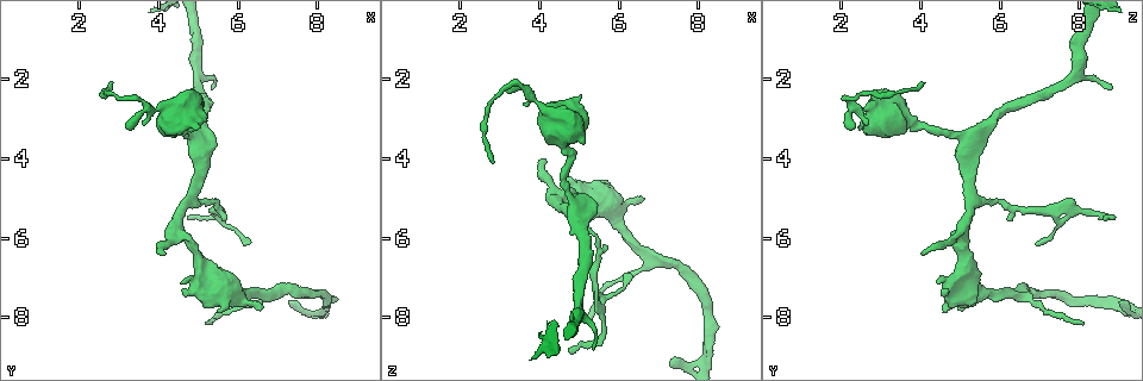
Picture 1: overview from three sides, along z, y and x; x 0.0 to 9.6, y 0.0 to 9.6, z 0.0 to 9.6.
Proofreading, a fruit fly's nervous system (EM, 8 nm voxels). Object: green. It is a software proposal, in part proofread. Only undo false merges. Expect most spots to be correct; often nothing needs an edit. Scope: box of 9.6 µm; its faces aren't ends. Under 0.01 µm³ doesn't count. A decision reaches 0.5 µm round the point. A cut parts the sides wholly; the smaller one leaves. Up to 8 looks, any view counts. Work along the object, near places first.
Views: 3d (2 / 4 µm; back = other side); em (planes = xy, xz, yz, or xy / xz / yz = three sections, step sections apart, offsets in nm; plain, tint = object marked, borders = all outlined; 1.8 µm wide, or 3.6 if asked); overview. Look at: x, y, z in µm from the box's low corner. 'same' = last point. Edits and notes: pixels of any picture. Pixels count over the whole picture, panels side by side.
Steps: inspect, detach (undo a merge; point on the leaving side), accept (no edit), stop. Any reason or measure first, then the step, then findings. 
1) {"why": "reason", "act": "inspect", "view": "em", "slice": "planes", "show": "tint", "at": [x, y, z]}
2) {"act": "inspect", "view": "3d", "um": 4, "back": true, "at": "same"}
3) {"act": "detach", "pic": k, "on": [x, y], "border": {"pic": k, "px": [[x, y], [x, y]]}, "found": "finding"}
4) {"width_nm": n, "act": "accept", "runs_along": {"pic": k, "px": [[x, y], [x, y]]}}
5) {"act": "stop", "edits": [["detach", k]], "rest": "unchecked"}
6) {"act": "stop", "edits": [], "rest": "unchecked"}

{"why": "abrupt turn", "act": "inspect", "view": "em", "slice": "planes", "show": "tint", "at": [4.65, 5.95, 5.10]}

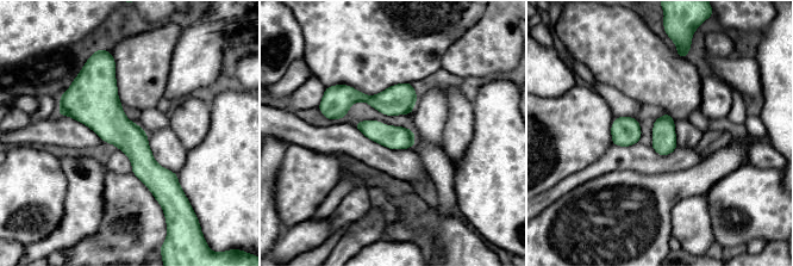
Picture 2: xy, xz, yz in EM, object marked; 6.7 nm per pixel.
{"act": "accept", "runs_along": {"pic": 2, "px": [[108, 65], [106, 117], [158, 197]]}, "found": "one neuron here"}

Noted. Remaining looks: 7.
{"why": "a fork", "act": "inspect", "view": "em", "um": 3.6, "slice": "planes", "show": "borders", "at": [5.05, 3.65, 5.20]}

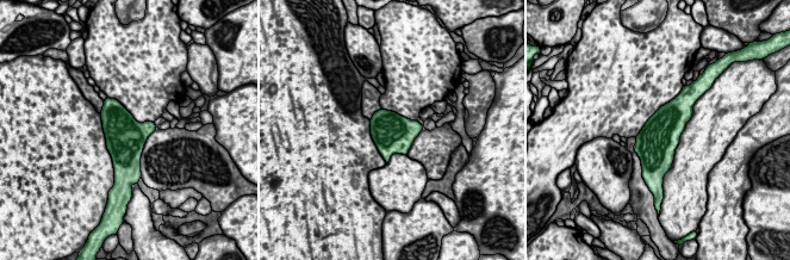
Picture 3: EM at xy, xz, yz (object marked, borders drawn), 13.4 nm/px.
{"act": "accept", "found": "one neuron here"}

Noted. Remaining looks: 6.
{"why": "abrupt turn", "act": "inspect", "view": "3d", "um": 2, "at": [3.70, 2.65, 2.25]}

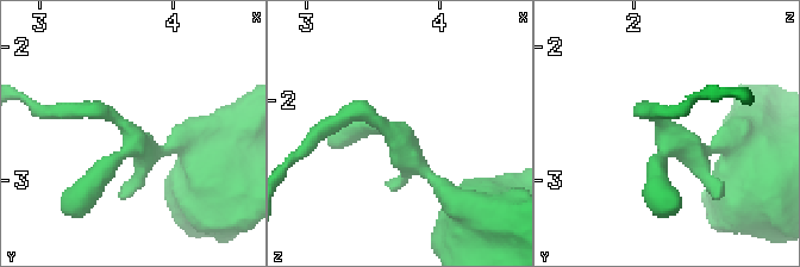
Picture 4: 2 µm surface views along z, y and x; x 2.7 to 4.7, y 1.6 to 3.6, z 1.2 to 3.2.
{"act": "inspect", "view": "em", "slice": "xz", "step": 4, "show": "tint", "at": [3.74, 2.72, 2.34]}

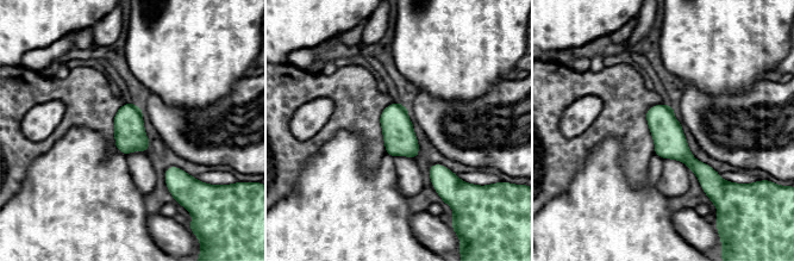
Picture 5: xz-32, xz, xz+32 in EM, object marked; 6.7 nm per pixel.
{"act": "inspect", "view": "em", "slice": "planes", "show": "tint", "at": "same"}

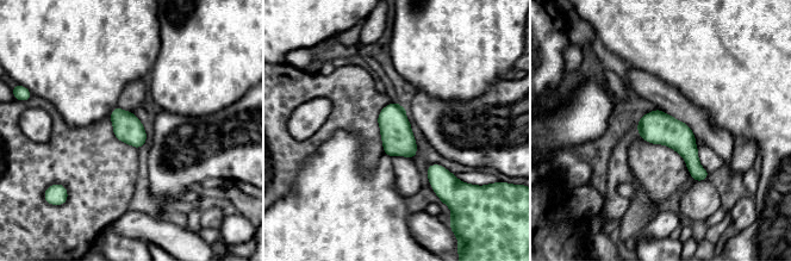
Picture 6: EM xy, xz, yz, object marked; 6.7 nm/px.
{"act": "accept", "found": "continuous, no second neuron"}

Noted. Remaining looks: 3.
{"act": "stop", "edits": [], "rest": "unchecked"}

